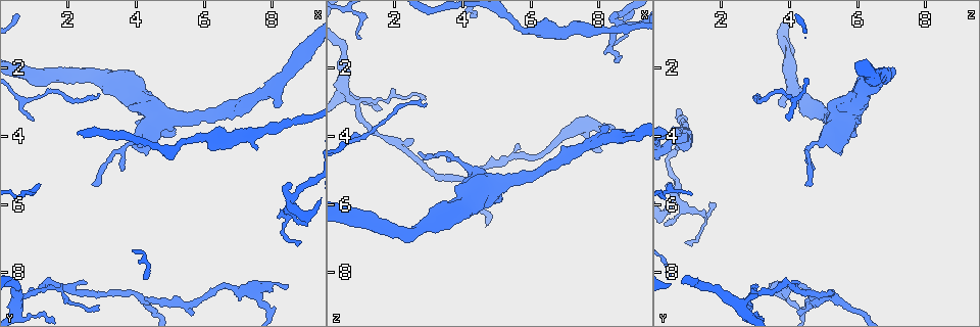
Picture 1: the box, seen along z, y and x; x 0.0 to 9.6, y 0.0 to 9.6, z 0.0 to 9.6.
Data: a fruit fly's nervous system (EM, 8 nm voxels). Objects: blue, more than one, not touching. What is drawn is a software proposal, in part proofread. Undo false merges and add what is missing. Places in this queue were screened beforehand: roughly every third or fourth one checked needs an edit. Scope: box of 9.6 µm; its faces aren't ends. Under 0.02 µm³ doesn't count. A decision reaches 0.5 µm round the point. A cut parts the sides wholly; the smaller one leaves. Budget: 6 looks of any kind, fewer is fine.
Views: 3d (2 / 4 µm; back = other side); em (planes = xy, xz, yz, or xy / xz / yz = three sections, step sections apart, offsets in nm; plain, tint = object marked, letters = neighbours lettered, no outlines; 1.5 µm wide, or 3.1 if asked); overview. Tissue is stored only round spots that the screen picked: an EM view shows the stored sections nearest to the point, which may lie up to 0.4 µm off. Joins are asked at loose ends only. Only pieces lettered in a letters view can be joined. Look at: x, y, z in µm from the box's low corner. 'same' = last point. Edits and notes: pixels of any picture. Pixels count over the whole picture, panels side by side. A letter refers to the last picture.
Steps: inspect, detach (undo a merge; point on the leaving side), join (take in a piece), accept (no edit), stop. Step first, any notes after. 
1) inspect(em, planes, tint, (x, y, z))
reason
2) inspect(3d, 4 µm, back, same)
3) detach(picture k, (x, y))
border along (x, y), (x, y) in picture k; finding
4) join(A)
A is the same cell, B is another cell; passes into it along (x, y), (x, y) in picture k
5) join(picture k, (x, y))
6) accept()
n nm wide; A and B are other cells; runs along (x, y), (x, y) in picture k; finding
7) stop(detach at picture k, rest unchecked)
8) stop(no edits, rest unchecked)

inspect(em, planes, letters, (8.05, 3.05, 3.90))

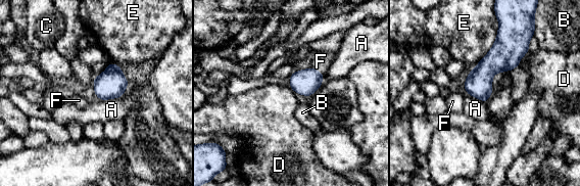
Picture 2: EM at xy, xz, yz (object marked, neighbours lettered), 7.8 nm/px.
join(F)
F is the same cell, A, B, C, D and E are other cells; passes into it along (305, 82), (318, 71), (321, 61) in picture 2; the neuron continues

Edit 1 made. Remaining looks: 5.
inspect(em, planes, letters, (8.60, 5.80, 0.75))
branch point

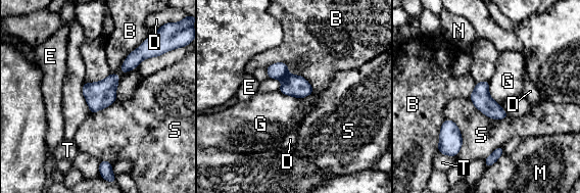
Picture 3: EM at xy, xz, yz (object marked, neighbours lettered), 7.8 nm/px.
detach(picture 3, (278, 70))
B touches over 440 nm; B, D, E, G, M, N, S and T are other cells; two neurons meet here

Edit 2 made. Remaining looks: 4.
inspect(em, planes, letters, (2.70, 5.45, 4.55))
an open end

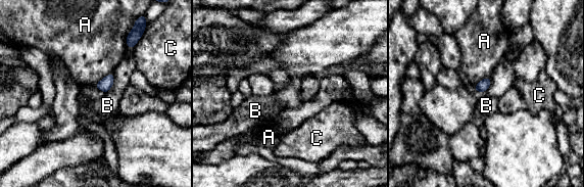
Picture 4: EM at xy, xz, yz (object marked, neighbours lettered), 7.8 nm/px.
accept()
90 nm wide; B touches over 180 nm; A, B and C are other cells; no lettered piece goes on from it

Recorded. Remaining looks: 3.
stop(join at picture 2, detach at picture 3, rest unchecked)

